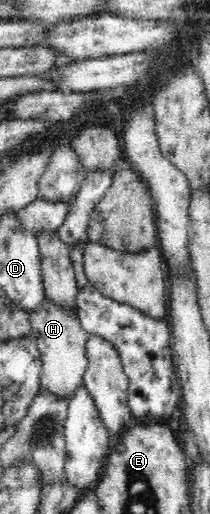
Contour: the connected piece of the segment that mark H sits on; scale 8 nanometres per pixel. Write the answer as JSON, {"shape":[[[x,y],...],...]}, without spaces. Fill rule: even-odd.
{"shape":[[[44,298],[44,301],[29,313],[29,319],[31,330],[28,337],[36,342],[42,362],[41,389],[64,396],[69,401],[83,382],[87,368],[85,347],[89,338],[88,332],[82,327],[77,312],[72,308],[58,306],[48,298]]]}

